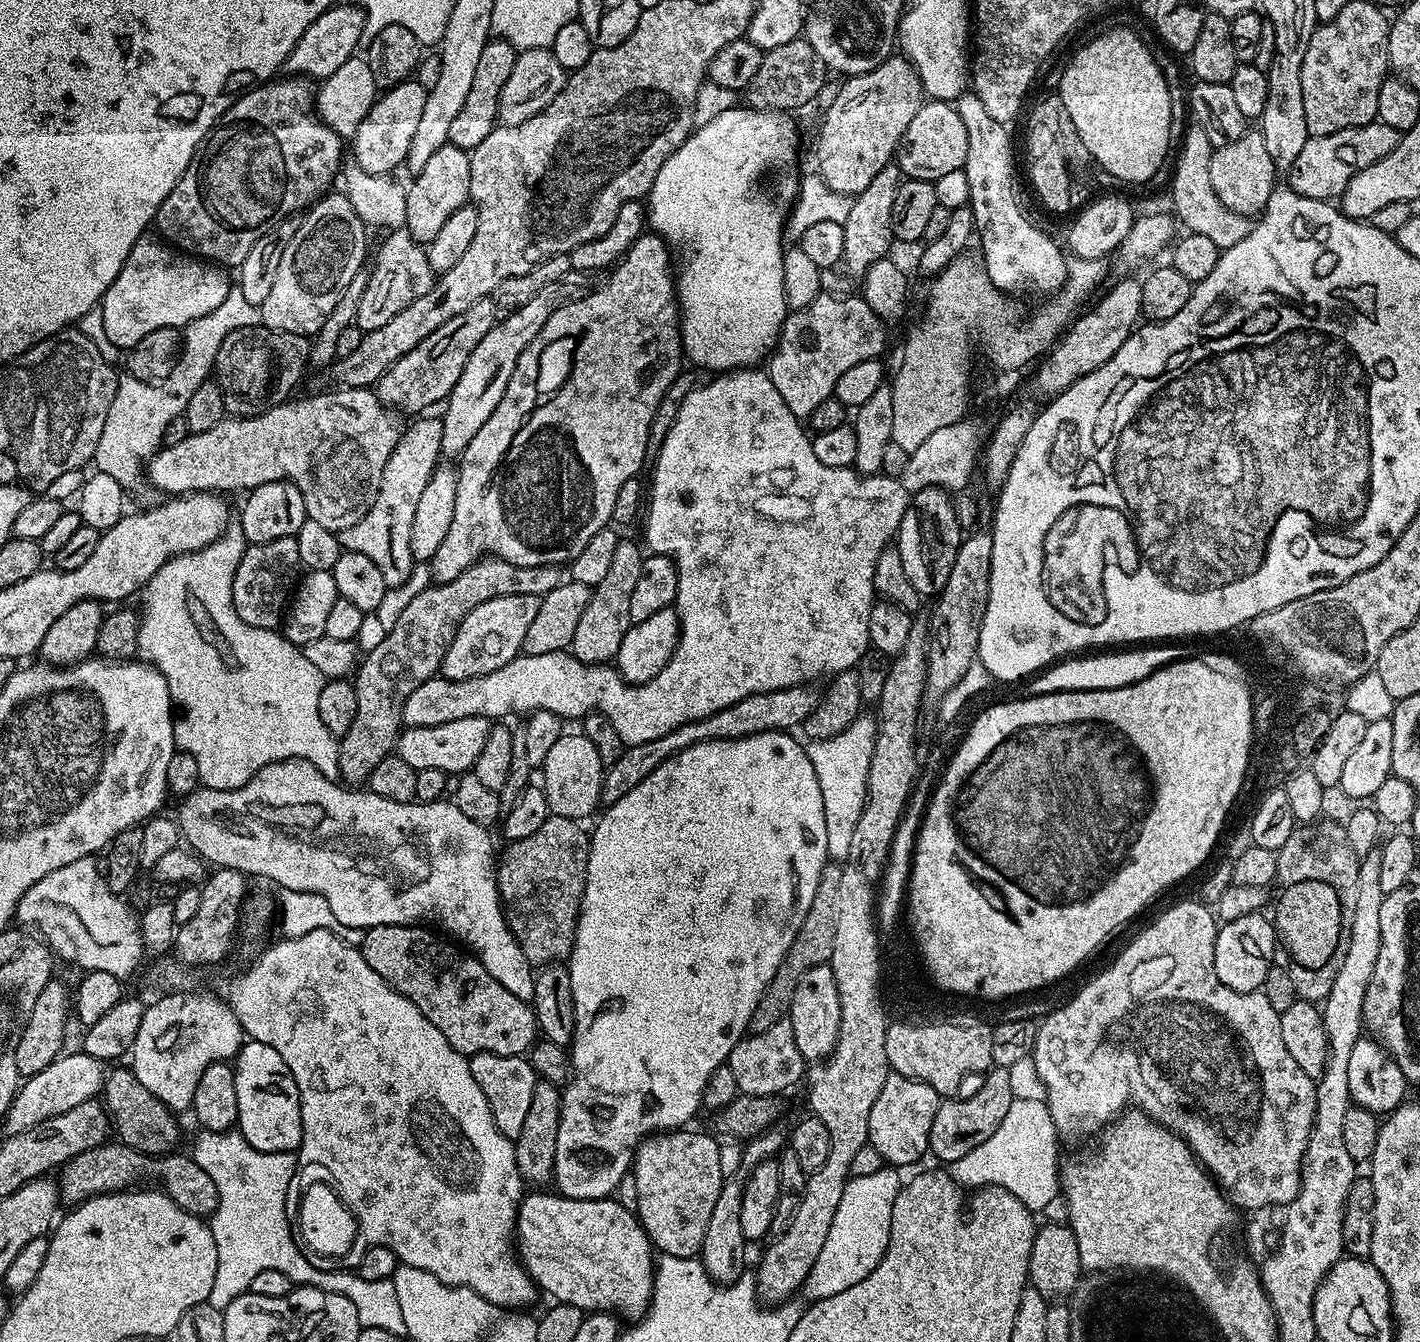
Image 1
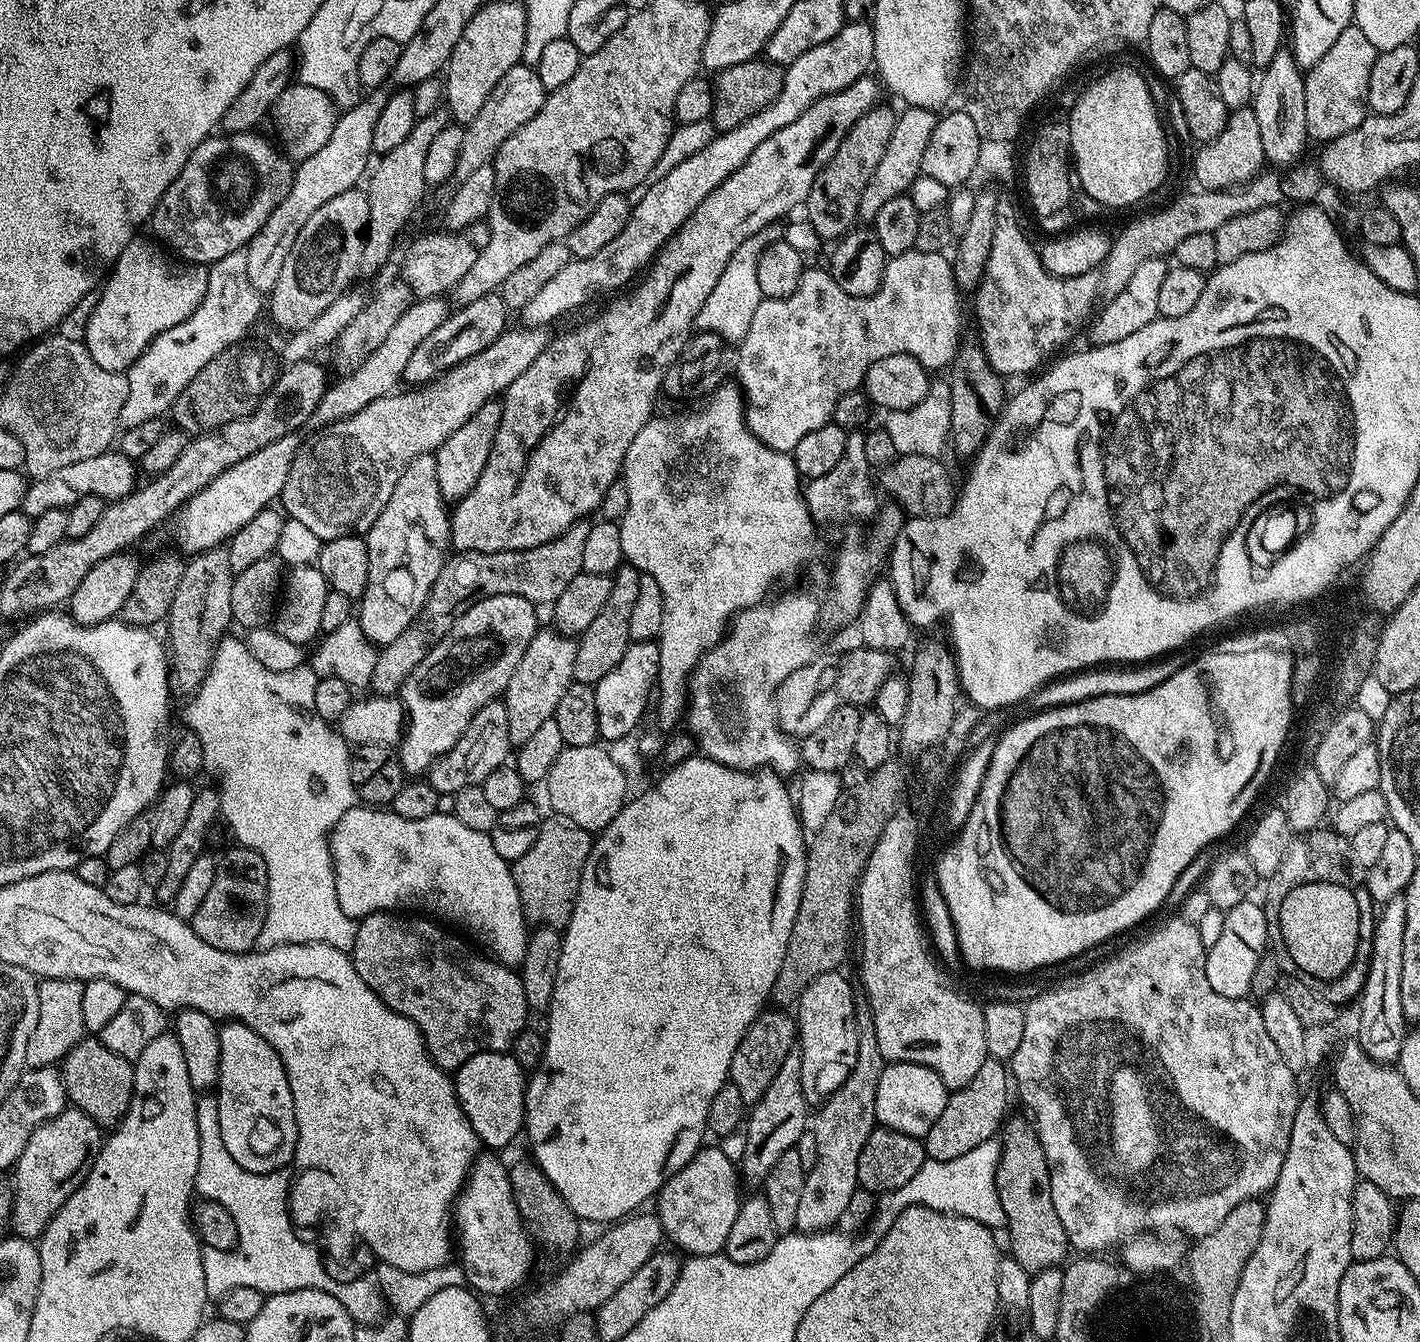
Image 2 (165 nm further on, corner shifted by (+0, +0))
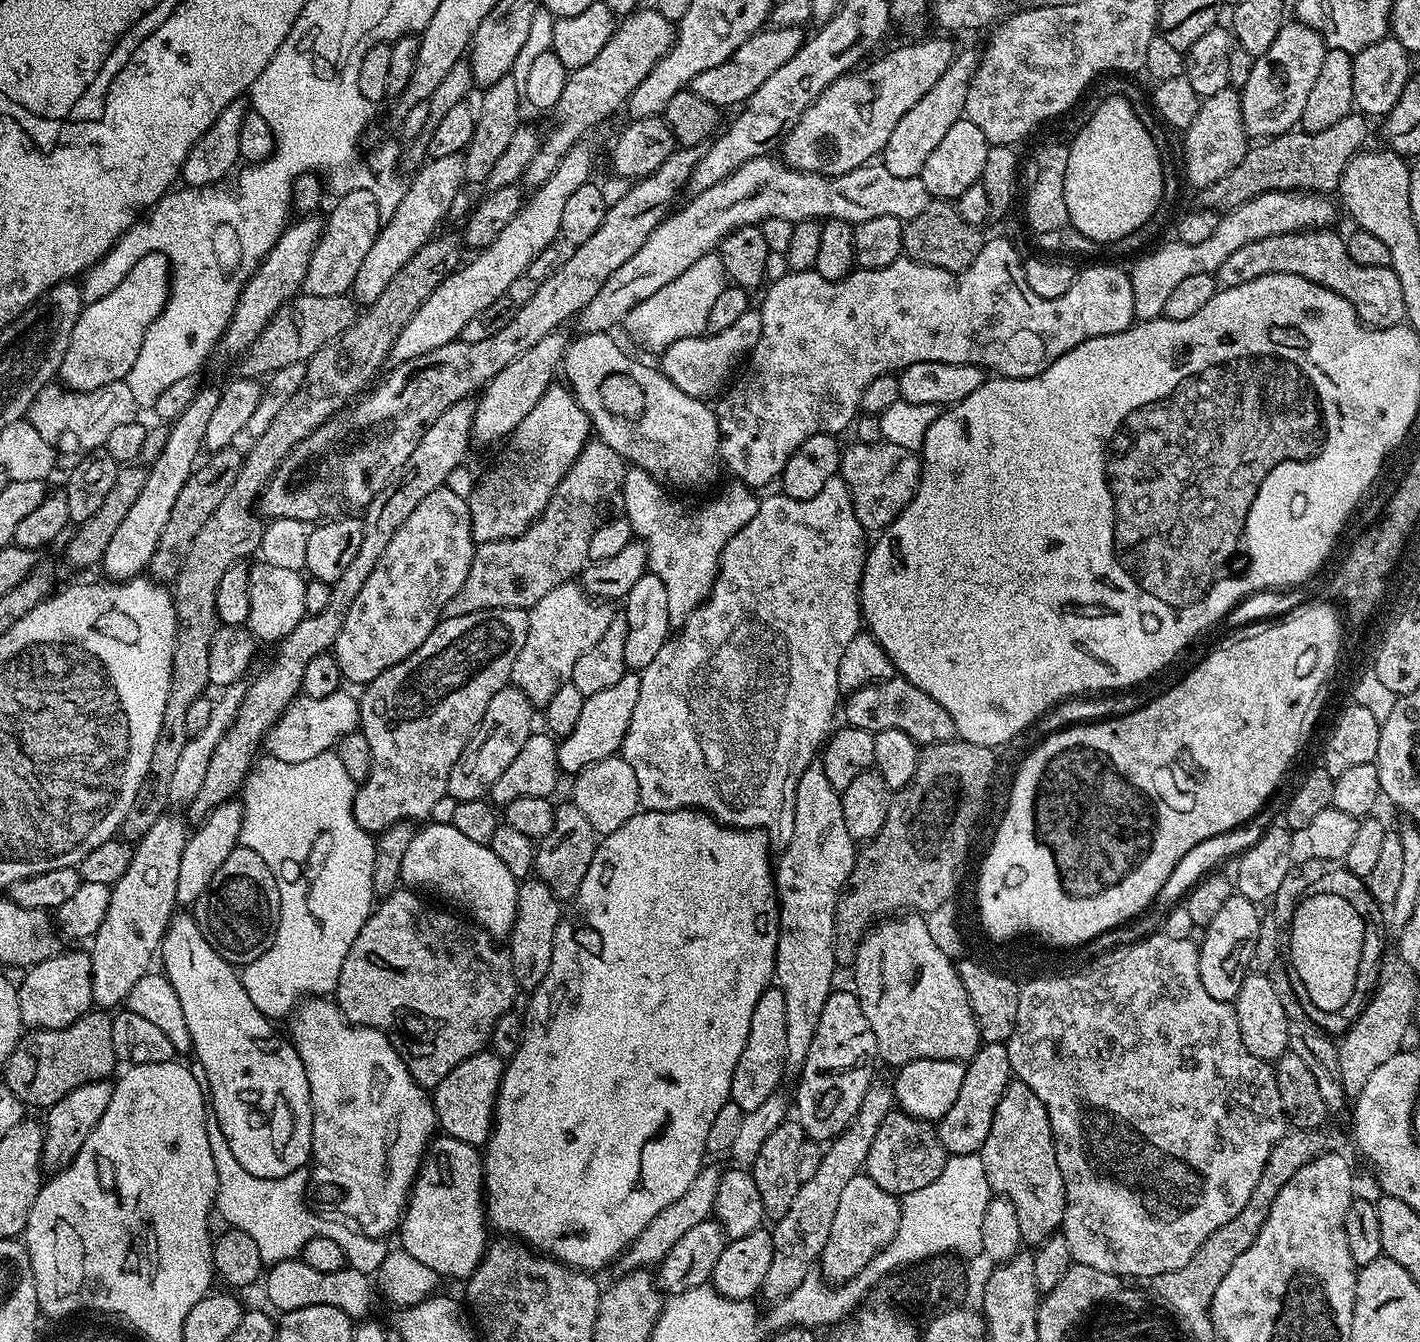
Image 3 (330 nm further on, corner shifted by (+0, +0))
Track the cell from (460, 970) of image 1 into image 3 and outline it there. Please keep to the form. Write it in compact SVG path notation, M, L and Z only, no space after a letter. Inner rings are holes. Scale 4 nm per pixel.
M401 886L389 896L383 897L373 907L372 913L368 915L368 920L362 926L362 930L358 930L358 938L354 938L354 946L350 946L350 954L346 954L346 958L342 962L342 970L338 974L334 993L334 1003L348 1023L377 1028L379 1032L387 1034L400 1052L400 1057L406 1062L412 1077L426 1090L435 1090L438 1082L442 1082L442 1078L446 1078L446 1074L450 1074L450 1070L454 1070L454 1066L458 1066L458 1062L466 1062L466 1058L485 1051L489 1047L492 1031L498 1018L502 1018L502 1014L513 1011L515 1004L512 1003L516 1000L518 989L508 953L501 945L500 948L496 945L499 943L493 937L489 936L484 929L477 928L475 924L451 911L448 913L443 912L440 908L431 908L423 899L427 900L423 895Z

